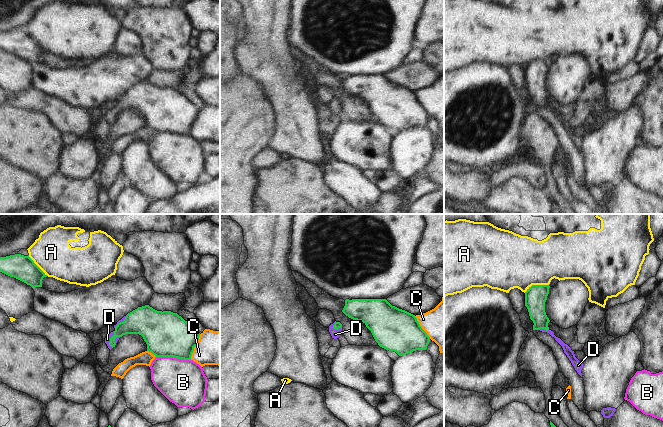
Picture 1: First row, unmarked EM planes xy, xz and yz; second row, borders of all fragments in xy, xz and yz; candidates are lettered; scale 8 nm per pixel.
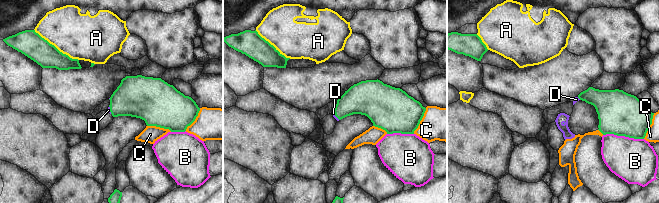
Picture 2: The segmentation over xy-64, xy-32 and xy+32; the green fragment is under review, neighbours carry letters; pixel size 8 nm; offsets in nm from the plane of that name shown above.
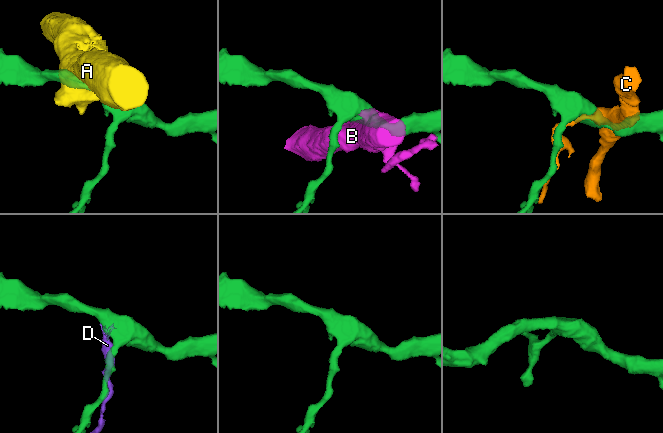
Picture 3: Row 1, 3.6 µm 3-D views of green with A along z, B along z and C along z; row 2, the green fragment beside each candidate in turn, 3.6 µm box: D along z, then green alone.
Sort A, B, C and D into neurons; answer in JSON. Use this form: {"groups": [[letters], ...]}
{"groups": [["A"], ["B"], ["C"], ["D"]]}

